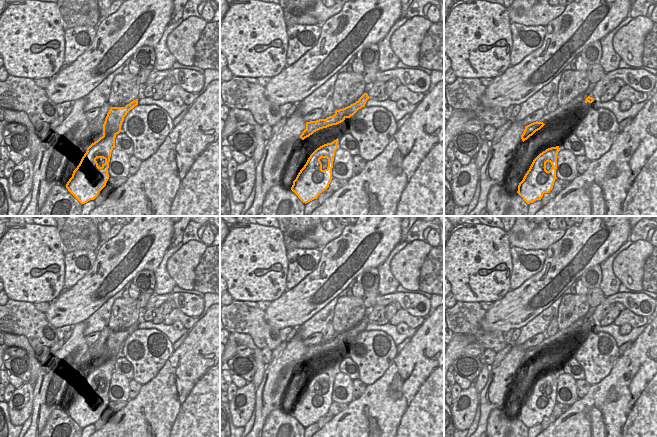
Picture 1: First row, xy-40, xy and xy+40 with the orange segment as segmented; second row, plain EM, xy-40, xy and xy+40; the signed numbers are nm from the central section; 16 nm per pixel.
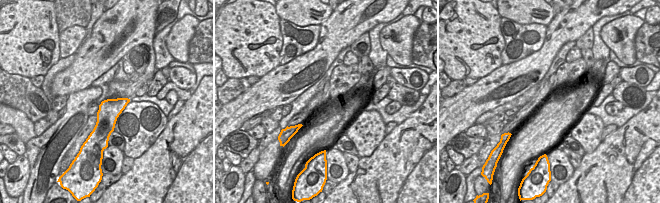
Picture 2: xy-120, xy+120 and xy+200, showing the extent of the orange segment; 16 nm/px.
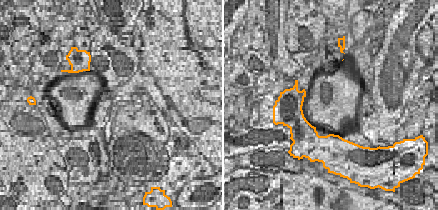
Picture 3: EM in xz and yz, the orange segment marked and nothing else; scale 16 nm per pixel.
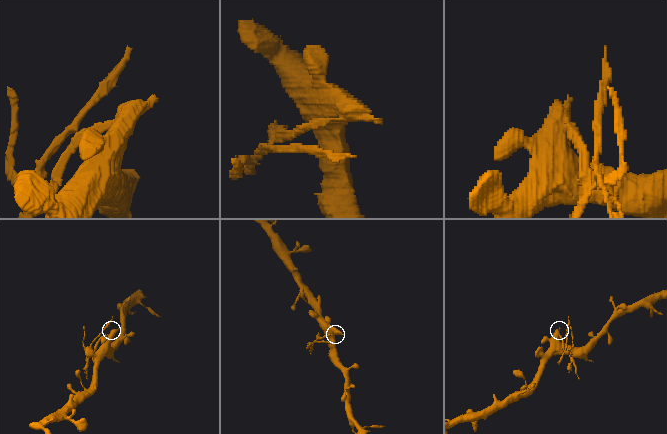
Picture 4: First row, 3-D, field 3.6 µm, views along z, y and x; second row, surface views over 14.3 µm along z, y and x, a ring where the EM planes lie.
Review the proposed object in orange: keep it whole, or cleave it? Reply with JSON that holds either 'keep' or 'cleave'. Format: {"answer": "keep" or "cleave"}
{"answer": "cleave"}

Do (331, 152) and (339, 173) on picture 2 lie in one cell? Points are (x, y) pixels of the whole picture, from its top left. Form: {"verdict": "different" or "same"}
{"verdict": "same"}

